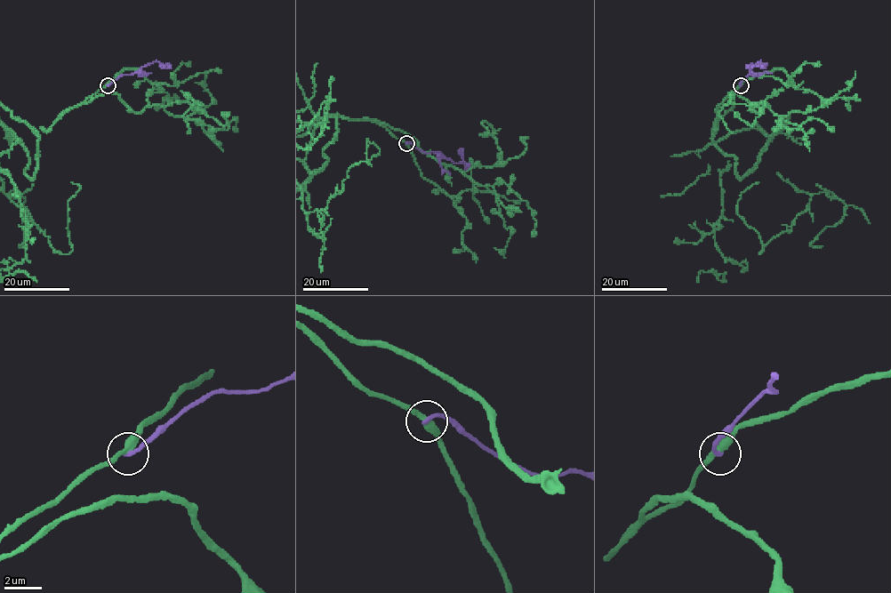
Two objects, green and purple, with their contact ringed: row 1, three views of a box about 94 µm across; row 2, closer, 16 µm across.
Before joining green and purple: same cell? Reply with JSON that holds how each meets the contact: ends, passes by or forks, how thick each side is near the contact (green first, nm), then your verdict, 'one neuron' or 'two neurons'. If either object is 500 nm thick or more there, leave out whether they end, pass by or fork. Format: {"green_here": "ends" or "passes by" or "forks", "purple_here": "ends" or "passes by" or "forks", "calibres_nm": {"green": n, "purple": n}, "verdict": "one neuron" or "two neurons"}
{"green_here": "passes by", "purple_here": "ends", "calibres_nm": {"green": 360, "purple": 240}, "verdict": "two neurons"}

